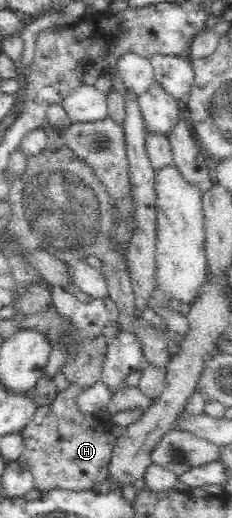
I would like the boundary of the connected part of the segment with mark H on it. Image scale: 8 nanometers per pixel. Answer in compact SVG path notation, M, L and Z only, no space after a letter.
M69 384L54 402L38 408L34 418L20 431L25 449L17 462L34 476L34 488L41 491L87 490L108 478L108 466L117 444L110 423L77 409L75 400L85 389Z

